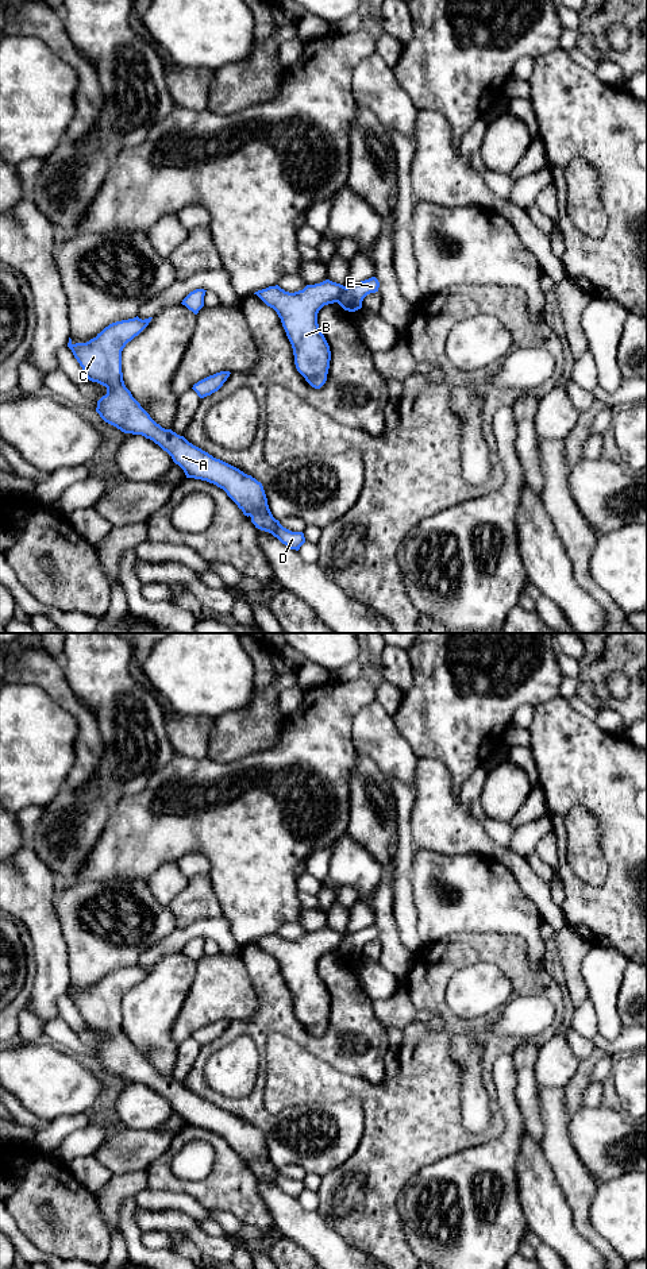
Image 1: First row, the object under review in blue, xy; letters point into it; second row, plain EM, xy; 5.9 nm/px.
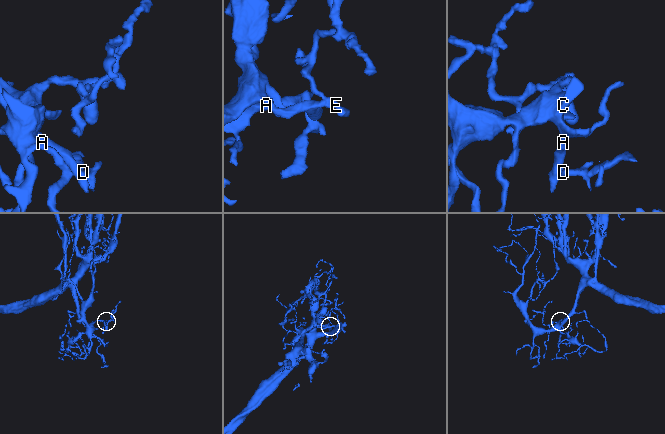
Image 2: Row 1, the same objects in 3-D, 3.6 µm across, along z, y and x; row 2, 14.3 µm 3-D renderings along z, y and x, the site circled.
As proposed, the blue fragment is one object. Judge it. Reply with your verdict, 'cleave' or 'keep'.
cleave

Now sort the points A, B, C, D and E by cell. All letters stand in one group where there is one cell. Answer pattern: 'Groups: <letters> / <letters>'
Groups: A B C D / E

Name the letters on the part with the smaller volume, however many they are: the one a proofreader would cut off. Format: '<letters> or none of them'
E

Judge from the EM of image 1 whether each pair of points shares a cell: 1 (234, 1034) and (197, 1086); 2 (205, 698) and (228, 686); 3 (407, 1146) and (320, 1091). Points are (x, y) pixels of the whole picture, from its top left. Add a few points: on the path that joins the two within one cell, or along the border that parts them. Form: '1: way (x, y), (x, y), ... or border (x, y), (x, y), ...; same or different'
1: way (219, 1044), (201, 1059), (197, 1071); same
2: way (211, 693), (218, 686), (223, 686); same
3: way (392, 1122), (359, 1090), (345, 1090); same

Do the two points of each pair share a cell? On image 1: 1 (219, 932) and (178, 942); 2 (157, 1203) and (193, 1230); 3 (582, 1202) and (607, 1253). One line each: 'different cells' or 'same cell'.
1: same cell
2: different cells
3: same cell

